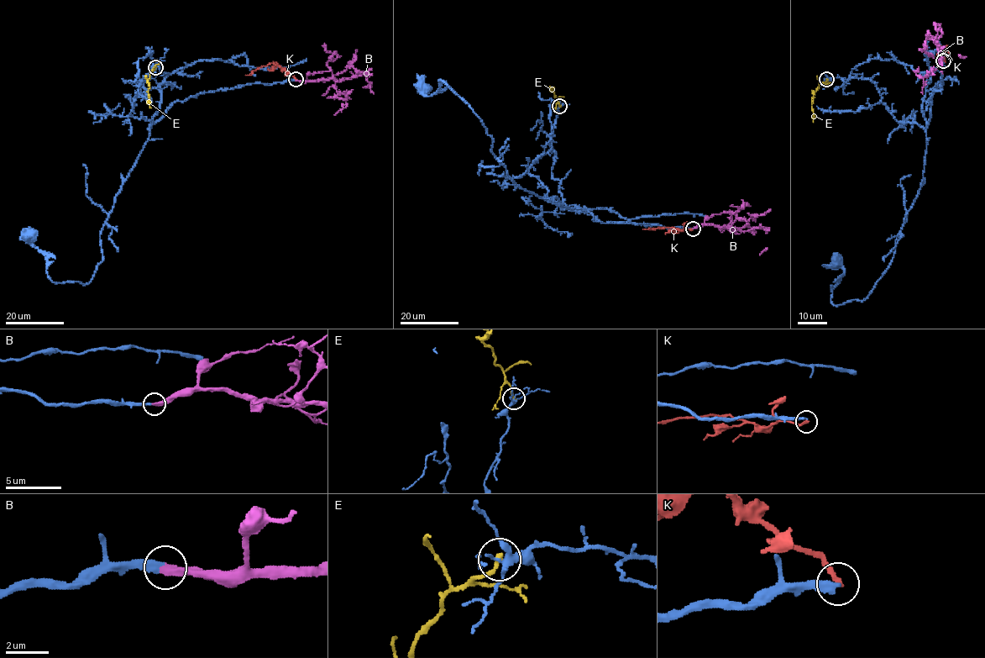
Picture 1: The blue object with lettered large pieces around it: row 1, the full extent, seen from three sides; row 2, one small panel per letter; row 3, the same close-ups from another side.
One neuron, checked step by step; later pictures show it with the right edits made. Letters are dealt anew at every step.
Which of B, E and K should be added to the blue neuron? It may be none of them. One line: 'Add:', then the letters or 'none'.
Add: B

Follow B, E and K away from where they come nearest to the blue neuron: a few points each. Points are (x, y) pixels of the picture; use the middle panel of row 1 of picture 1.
B: (693, 228), (715, 224), (742, 230), (762, 228), (766, 229), (766, 248), (759, 255)
E: (559, 106), (552, 92), (551, 86), (554, 86)
K: (693, 228), (643, 228)

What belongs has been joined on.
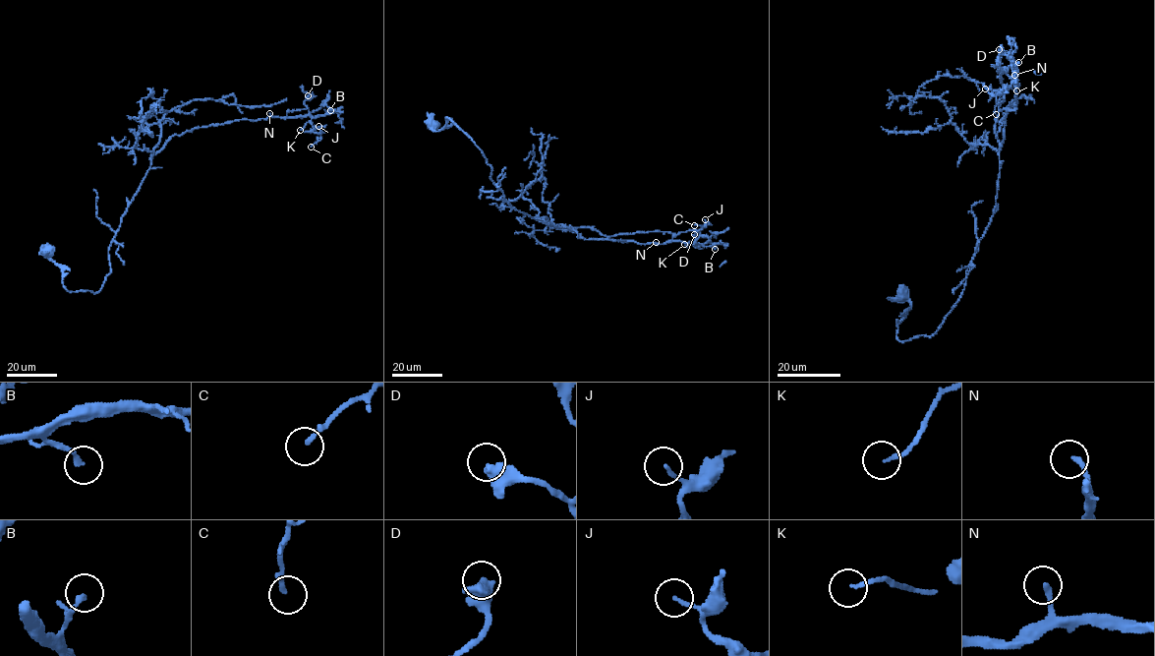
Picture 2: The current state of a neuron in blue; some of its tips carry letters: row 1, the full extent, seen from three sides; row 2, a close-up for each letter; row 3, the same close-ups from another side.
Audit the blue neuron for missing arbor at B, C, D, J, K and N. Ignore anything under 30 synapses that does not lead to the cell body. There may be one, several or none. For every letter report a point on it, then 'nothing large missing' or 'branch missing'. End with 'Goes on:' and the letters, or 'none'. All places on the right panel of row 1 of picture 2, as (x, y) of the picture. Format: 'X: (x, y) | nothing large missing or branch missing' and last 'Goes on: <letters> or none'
B: (1018, 62) | nothing large missing
C: (996, 114) | nothing large missing
D: (999, 49) | nothing large missing
J: (985, 89) | nothing large missing
K: (1016, 90) | nothing large missing
N: (1014, 75) | branch missing
Goes on: N

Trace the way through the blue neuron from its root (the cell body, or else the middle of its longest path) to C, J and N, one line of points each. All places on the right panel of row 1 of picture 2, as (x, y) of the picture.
C: (903, 294), (901, 341), (933, 335), (961, 295), (996, 206), (1013, 72), (996, 114)
J: (903, 294), (901, 341), (933, 335), (961, 295), (1017, 102), (1013, 72), (999, 94), (985, 89)
N: (903, 294), (911, 303), (898, 324), (901, 341), (933, 335), (961, 295), (996, 206), (1014, 75)

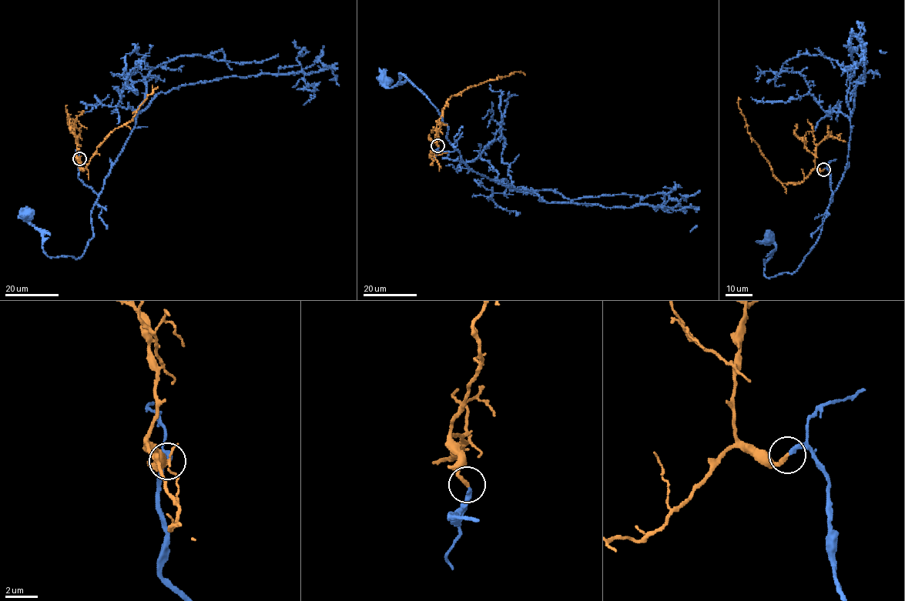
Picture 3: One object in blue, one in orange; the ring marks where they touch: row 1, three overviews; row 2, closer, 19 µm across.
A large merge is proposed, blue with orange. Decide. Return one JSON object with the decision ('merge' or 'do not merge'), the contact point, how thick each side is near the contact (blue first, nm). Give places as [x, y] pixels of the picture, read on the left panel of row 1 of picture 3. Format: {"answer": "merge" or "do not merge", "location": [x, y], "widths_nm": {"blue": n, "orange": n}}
{"answer": "merge", "location": [79, 158], "widths_nm": {"blue": 280, "orange": 280}}

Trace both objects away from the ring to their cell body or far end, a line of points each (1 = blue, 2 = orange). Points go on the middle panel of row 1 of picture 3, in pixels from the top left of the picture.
1: (438, 146), (436, 151), (455, 149), (437, 108), (401, 73), (391, 87), (385, 82)
2: (437, 145), (435, 137), (440, 125), (439, 119), (446, 101), (452, 95), (473, 85), (514, 71), (525, 74)

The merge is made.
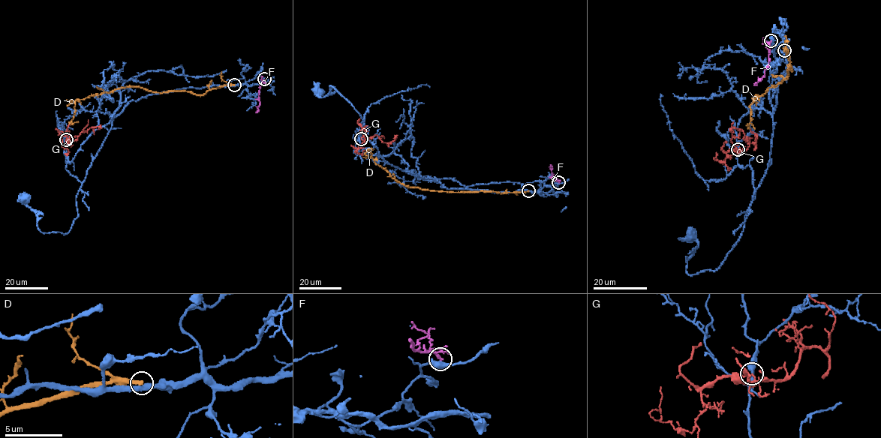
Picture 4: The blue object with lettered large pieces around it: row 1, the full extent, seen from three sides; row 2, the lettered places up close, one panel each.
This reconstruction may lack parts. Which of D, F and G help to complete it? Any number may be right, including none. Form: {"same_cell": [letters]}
{"same_cell": []}

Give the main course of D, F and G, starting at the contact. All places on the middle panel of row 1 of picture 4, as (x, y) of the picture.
D: (528, 190), (503, 193), (447, 192), (410, 187), (395, 180), (377, 164), (371, 153), (366, 150), (373, 150)
F: (558, 182), (552, 178), (549, 165)
G: (361, 139), (364, 140), (377, 135), (381, 141), (386, 143), (392, 142), (395, 137), (393, 139)

